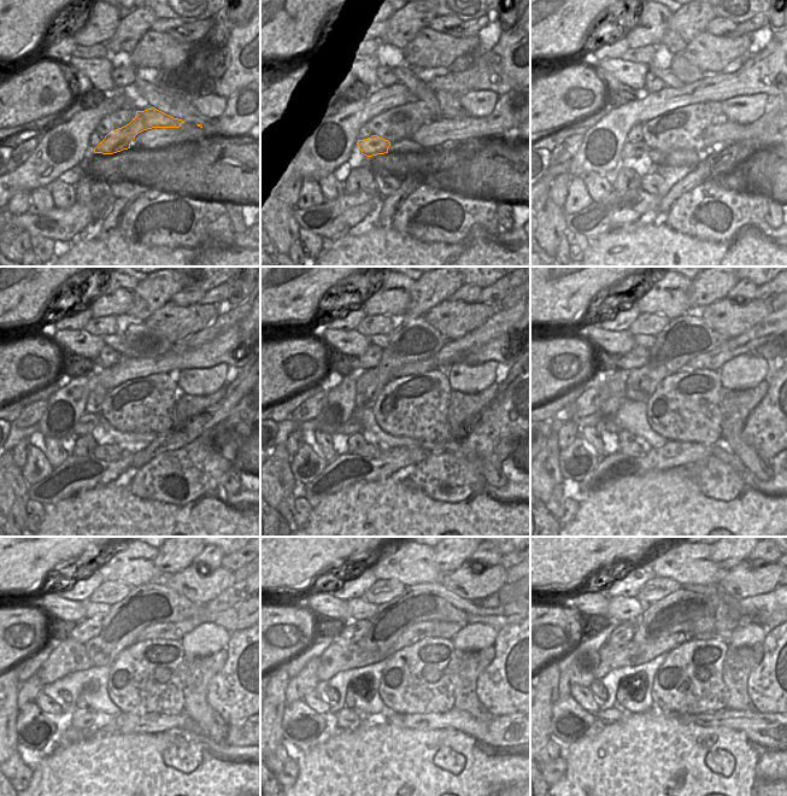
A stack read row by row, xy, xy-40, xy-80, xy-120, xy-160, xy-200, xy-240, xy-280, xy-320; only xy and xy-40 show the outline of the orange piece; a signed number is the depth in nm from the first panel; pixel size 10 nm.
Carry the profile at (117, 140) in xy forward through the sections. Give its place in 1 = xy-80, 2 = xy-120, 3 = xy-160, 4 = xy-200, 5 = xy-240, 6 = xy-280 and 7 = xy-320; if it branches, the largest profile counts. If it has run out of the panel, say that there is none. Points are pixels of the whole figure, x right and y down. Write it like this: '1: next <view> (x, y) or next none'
1: next xy-80 (630, 150)
2: next xy-120 (88, 421)
3: next xy-160 (352, 426)
4: next xy-200 (610, 426)
5: next xy-240 (66, 696)
6: next xy-280 (333, 694)
7: next xy-320 (597, 688)

